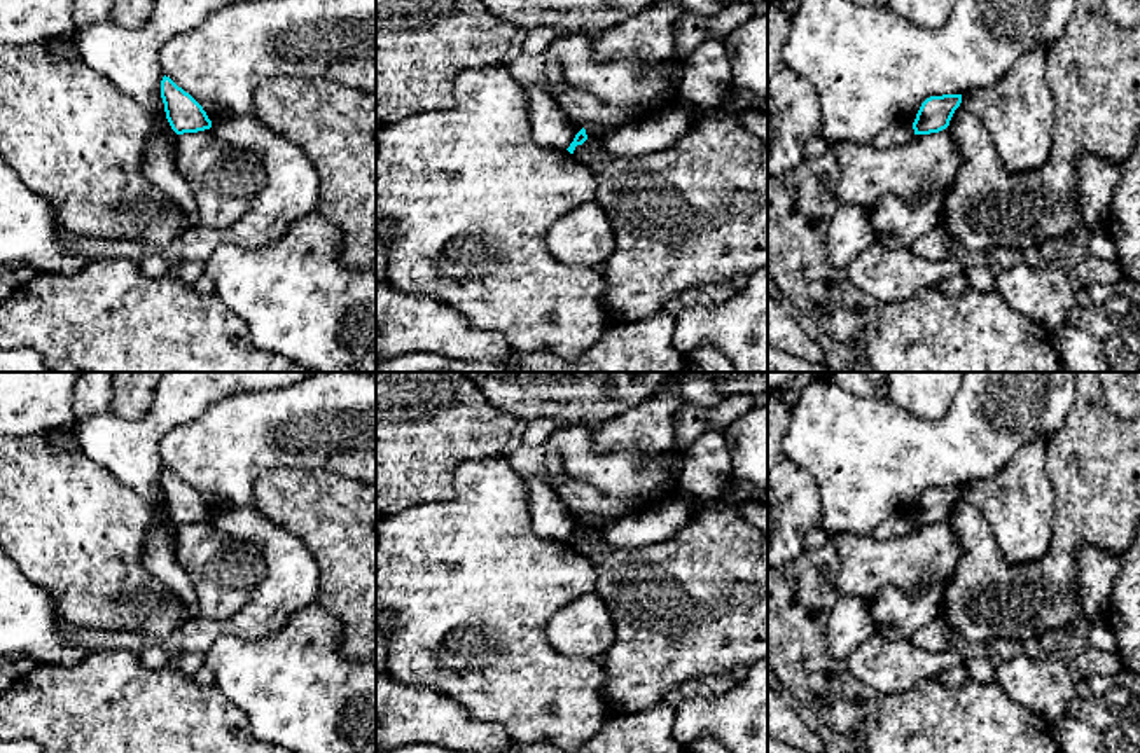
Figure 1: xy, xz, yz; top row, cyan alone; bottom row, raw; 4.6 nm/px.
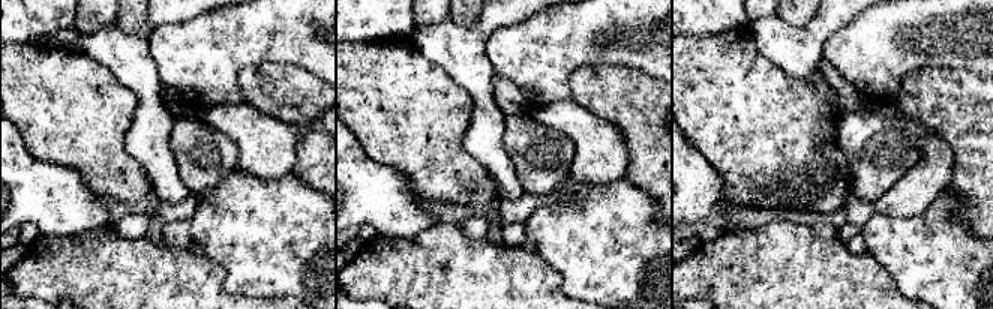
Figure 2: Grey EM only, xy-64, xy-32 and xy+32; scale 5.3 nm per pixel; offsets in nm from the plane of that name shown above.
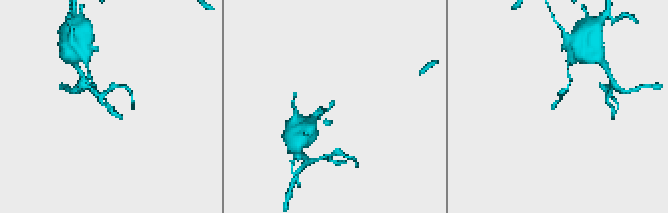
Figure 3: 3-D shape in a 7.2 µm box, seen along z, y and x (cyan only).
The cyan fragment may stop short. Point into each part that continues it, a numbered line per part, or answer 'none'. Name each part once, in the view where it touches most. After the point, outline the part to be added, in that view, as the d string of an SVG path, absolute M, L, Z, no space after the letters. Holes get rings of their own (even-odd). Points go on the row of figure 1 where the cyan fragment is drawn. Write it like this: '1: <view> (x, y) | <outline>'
none

